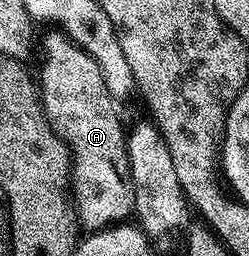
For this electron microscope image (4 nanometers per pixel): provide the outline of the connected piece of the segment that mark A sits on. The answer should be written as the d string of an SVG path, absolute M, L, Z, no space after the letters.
M58 29L48 30L48 35L43 39L43 64L39 67L39 75L37 71L37 90L41 96L41 106L43 108L43 114L48 123L50 123L52 129L55 130L55 134L63 138L63 142L66 143L68 149L71 151L71 173L69 176L69 195L73 200L73 210L75 212L75 218L82 230L87 233L94 231L102 231L105 227L113 227L124 222L123 219L127 214L132 214L133 211L133 188L131 186L131 168L127 166L127 140L125 138L125 126L119 120L119 115L115 112L117 107L116 100L112 99L107 94L105 89L105 83L101 77L101 71L97 69L97 63L93 61L91 57L83 49L81 49L68 35L63 34Z

